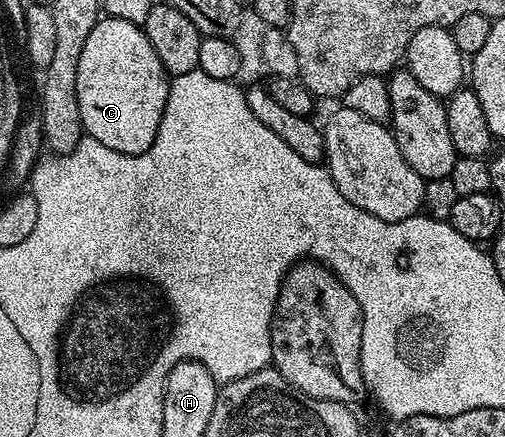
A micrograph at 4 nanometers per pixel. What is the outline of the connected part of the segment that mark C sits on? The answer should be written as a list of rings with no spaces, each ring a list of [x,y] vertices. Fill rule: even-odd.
[[[107,16],[99,19],[84,43],[80,67],[76,67],[76,99],[80,103],[80,119],[85,136],[124,155],[148,151],[156,139],[156,131],[160,131],[160,119],[164,115],[169,90],[167,71],[160,63],[156,51],[152,51],[152,43],[148,43],[145,32],[137,25],[124,23],[124,19]]]

